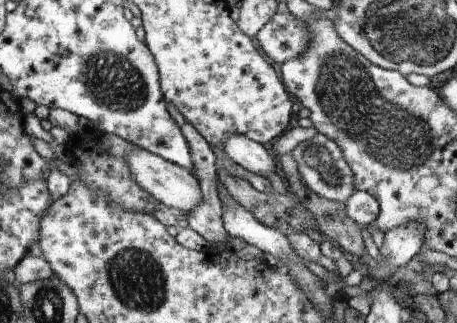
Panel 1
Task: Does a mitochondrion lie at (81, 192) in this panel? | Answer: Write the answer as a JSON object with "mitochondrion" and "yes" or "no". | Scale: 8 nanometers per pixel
{"mitochondrion":"no"}

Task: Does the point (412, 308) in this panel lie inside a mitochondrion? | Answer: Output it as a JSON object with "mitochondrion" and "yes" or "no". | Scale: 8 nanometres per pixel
{"mitochondrion":"no"}

